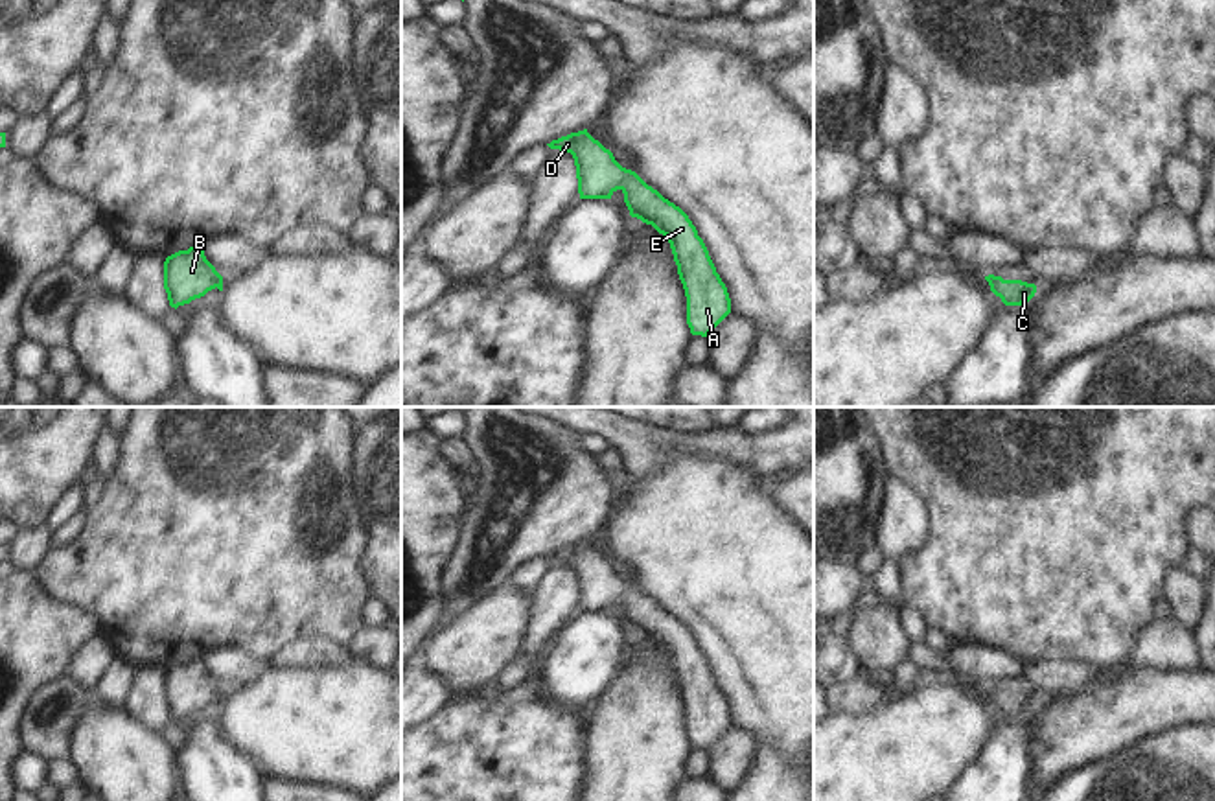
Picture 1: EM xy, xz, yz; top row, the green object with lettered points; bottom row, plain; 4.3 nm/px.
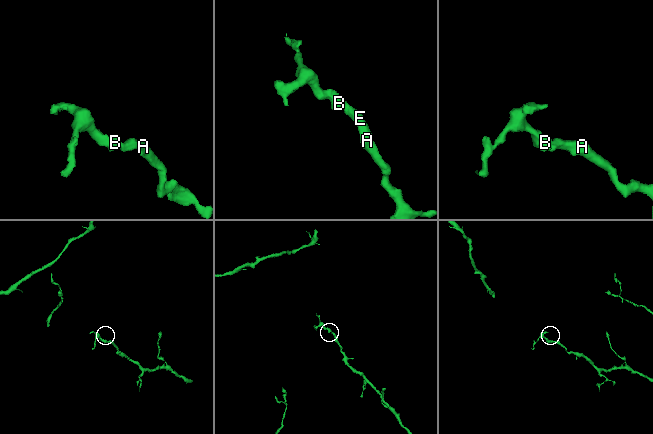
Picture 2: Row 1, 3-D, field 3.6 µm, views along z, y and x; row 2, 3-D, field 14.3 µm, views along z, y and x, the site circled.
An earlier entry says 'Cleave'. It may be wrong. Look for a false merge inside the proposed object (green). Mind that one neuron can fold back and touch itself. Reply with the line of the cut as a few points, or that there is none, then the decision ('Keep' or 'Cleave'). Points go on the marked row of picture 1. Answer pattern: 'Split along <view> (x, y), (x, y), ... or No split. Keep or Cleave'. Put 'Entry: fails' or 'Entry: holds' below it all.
No split. Keep.
Entry: fails

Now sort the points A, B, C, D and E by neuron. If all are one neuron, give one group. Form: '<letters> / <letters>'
A B C D E

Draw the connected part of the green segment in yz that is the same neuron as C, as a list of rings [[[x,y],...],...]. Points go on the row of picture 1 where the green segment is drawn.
[[[994,274],[985,276],[985,280],[989,282],[990,291],[1000,296],[1005,306],[1022,306],[1036,293],[1035,284],[1022,280],[1003,280],[1001,276]]]

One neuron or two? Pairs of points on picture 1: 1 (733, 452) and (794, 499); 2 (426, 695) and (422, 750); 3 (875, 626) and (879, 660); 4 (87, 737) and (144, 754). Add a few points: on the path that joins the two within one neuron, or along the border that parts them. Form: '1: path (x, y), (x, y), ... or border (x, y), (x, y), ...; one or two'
1: border (779, 474), (768, 485); two
2: border (451, 695), (420, 724); two
3: path (875, 634), (879, 652); one
4: path (102, 742), (115, 754), (129, 754); one

